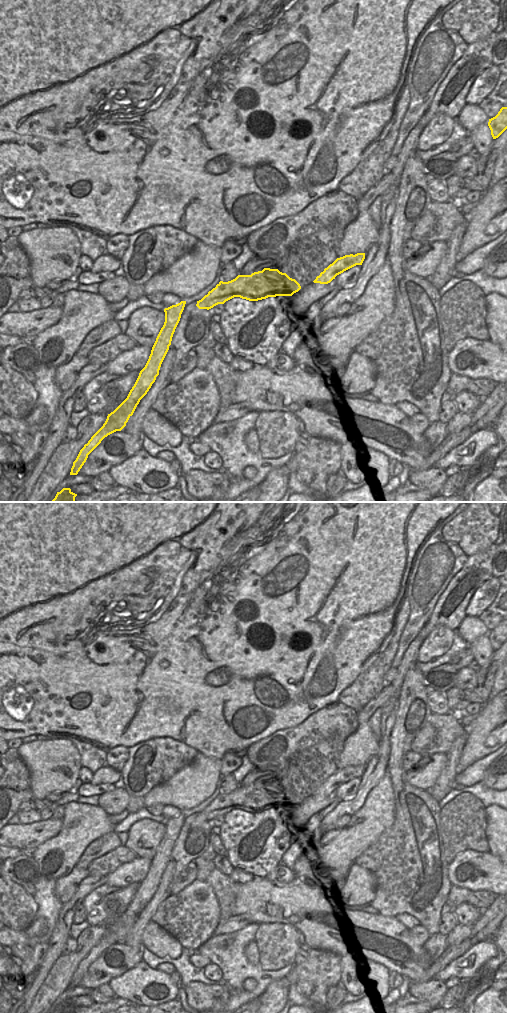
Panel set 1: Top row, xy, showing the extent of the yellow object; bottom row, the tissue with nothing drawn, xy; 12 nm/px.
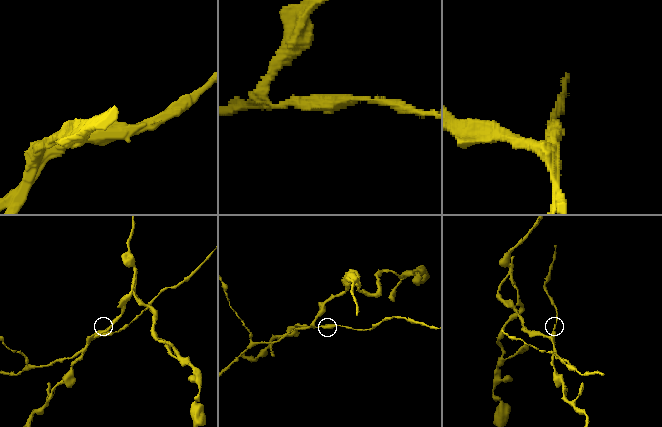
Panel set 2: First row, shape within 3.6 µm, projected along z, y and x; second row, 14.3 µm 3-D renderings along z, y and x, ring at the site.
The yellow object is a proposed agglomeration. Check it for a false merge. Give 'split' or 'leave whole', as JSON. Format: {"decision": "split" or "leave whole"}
{"decision": "split"}

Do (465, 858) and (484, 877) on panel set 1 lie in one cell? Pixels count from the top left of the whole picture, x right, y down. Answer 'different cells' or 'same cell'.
same cell

